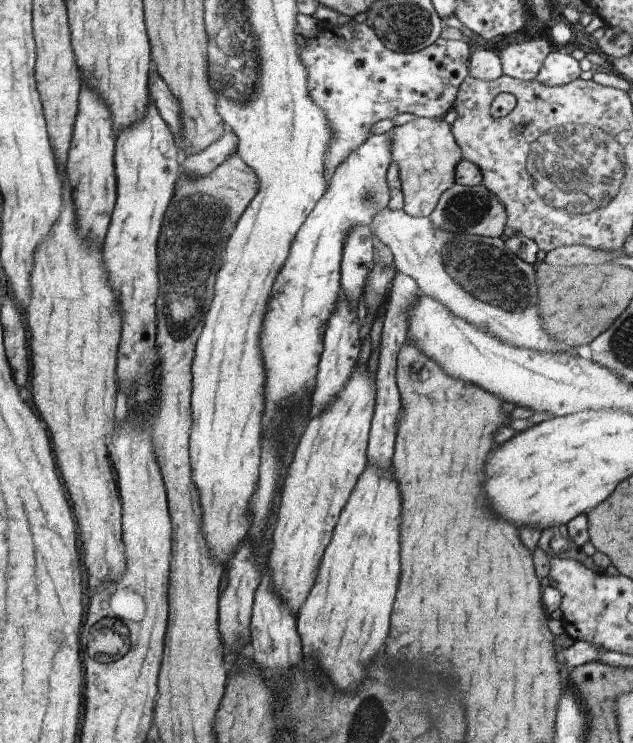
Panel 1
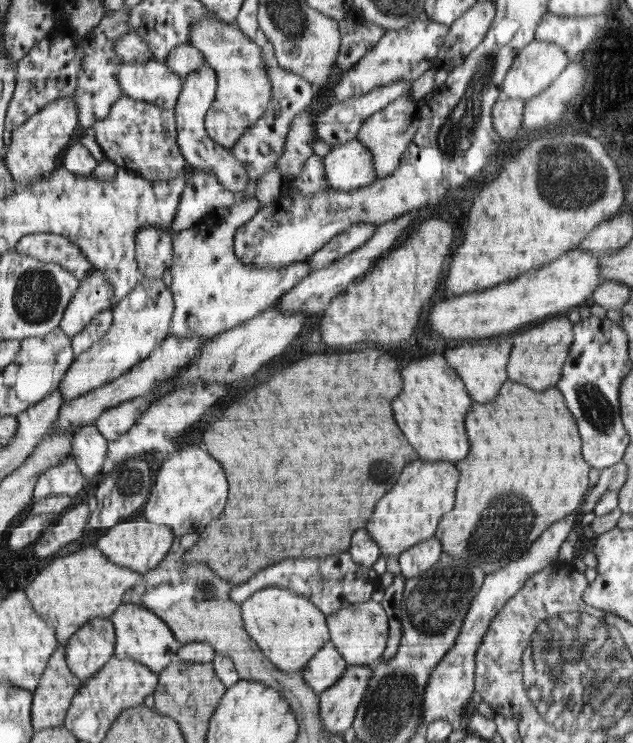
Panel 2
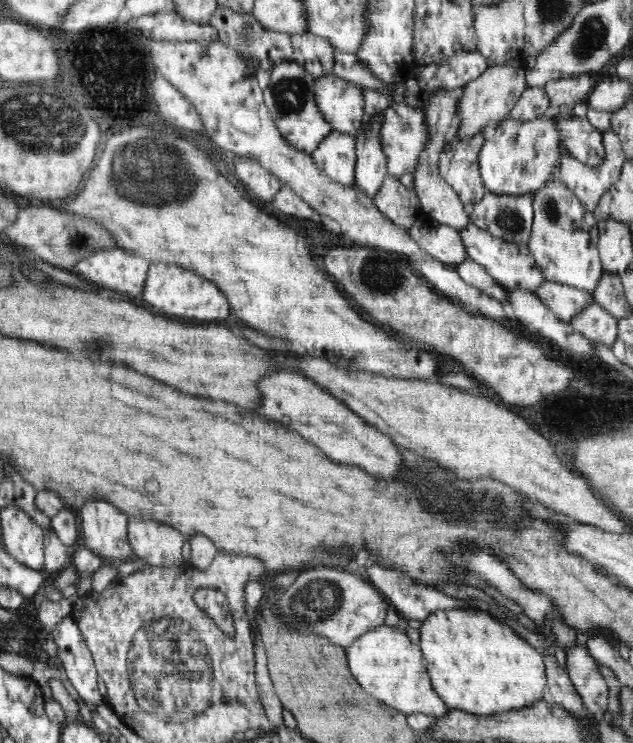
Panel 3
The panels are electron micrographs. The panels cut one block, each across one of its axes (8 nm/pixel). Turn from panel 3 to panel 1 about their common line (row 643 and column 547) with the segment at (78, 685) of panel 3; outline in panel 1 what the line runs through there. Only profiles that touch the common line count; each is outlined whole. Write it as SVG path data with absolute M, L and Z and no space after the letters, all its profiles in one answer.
M553 48L536 76L540 84L562 86L576 80L581 73L579 60L560 48Z

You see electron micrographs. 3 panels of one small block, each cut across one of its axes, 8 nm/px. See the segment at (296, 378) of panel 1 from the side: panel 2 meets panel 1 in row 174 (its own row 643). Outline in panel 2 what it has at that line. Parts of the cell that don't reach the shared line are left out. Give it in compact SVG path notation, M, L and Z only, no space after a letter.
M368 600L368 602L353 604L326 617L327 627L330 629L330 641L335 644L340 656L348 665L370 668L378 666L387 648L387 640L390 638L390 617L382 604Z

